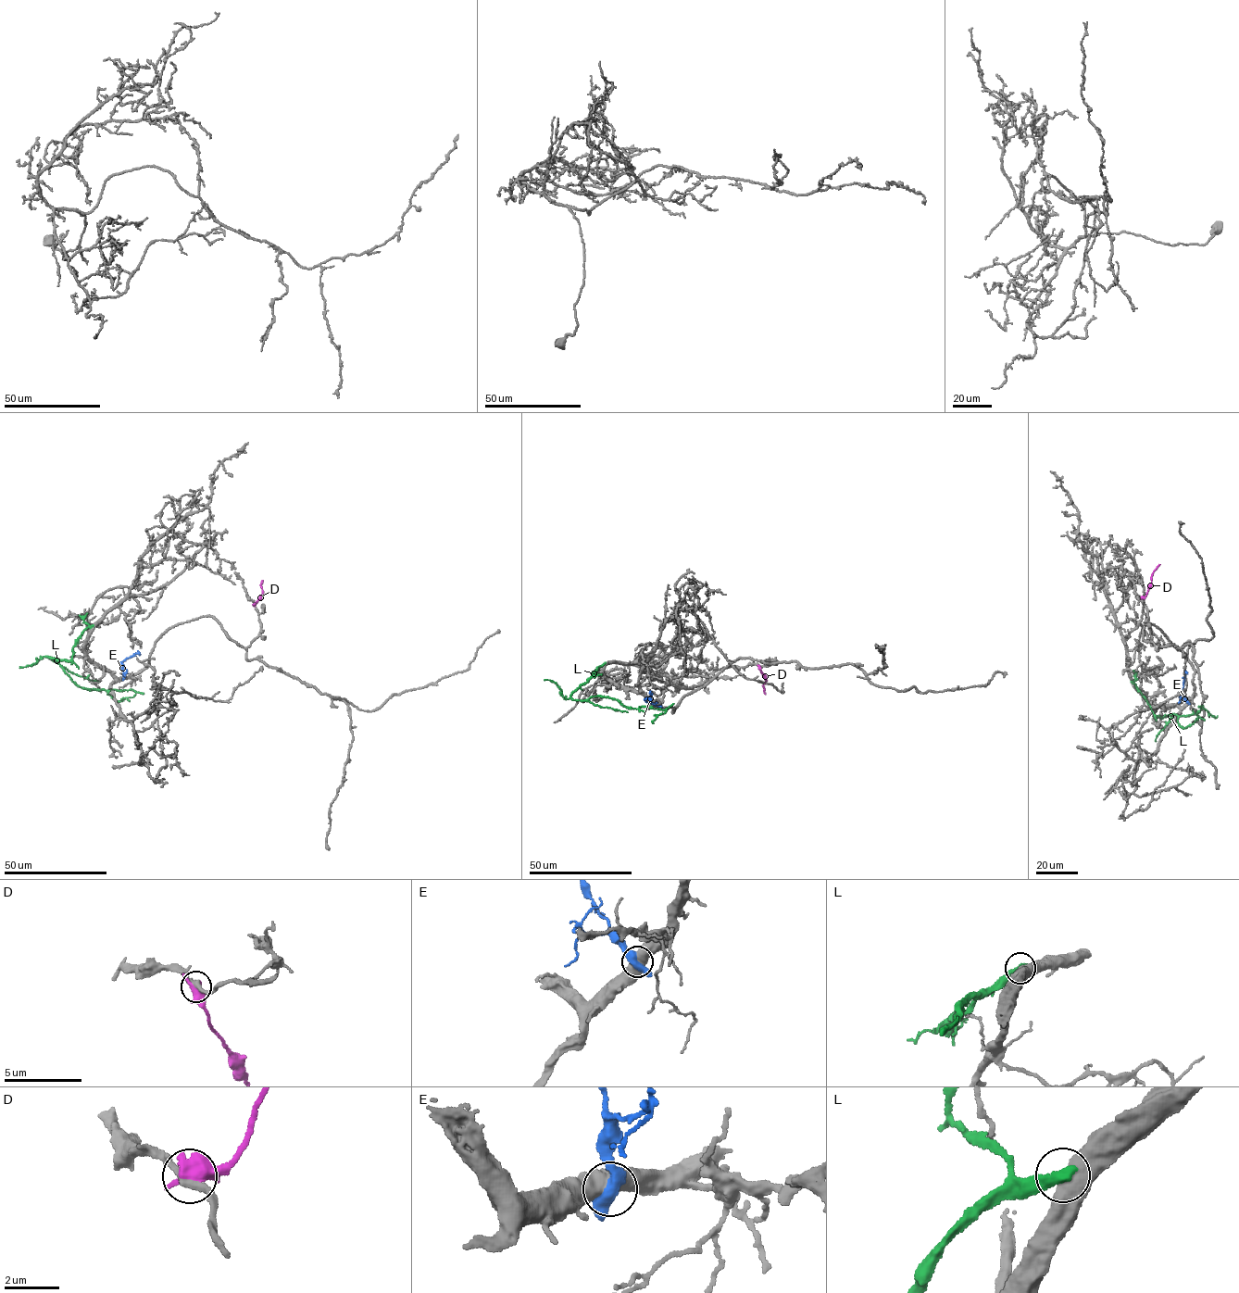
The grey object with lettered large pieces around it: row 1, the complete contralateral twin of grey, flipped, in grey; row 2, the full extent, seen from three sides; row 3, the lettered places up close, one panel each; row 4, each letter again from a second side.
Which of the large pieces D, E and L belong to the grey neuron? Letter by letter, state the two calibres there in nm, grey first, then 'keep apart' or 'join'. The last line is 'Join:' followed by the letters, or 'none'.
D: 280 nm thick on the grey side, 750 nm on the other; keep apart
E: 550 nm thick on the grey side, 700 nm on the other; keep apart
L: 550 nm thick on the grey side, 440 nm on the other; keep apart
Join: none

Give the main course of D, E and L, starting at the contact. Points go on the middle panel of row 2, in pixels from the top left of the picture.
D: (759, 666), (766, 680), (763, 685), (765, 694)
E: (650, 700), (644, 699), (658, 707)
L: (605, 663), (571, 697), (581, 700), (598, 696), (619, 700), (628, 708), (666, 709), (654, 722)

